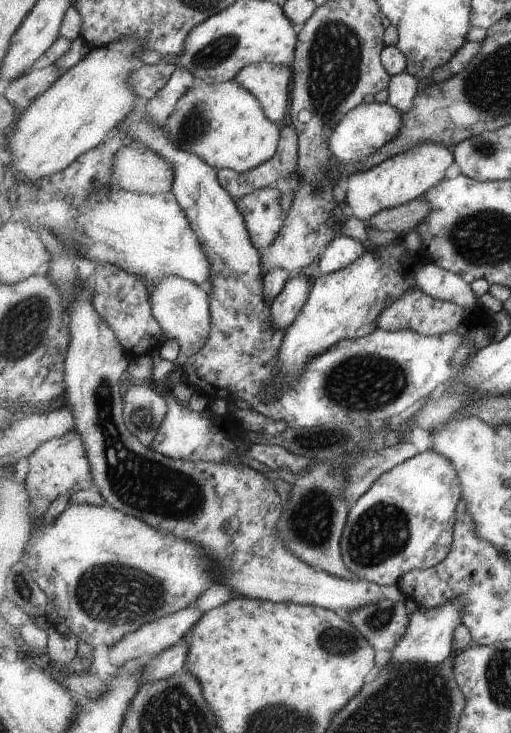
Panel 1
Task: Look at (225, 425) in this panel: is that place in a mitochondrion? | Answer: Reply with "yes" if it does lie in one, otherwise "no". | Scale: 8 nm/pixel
no

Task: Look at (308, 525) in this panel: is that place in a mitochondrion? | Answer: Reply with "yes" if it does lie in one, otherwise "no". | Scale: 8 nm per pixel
yes

